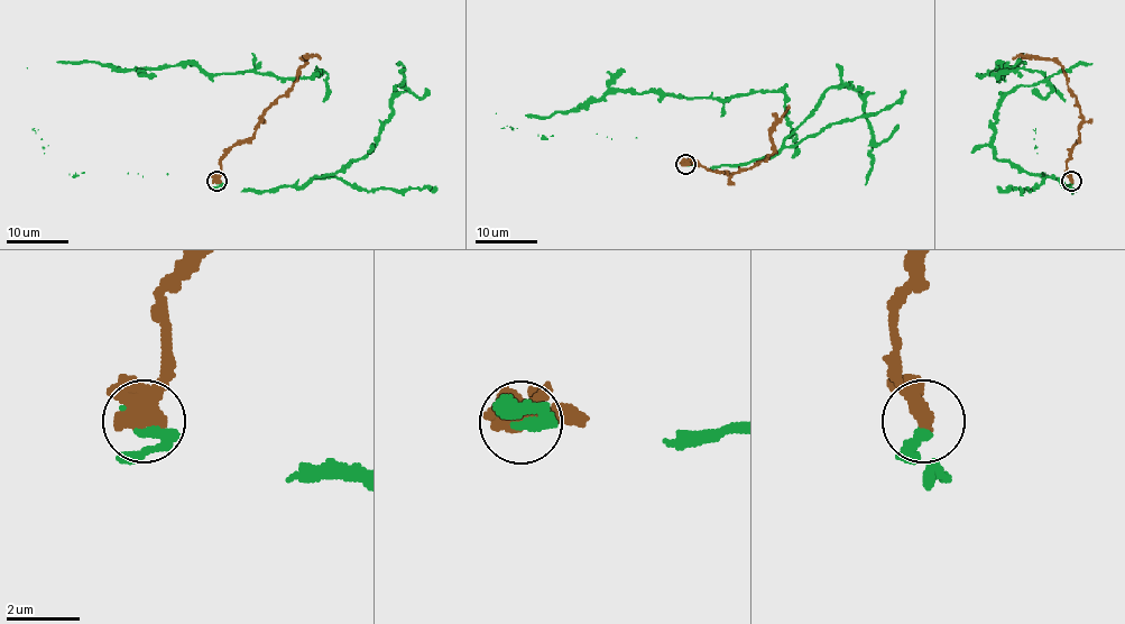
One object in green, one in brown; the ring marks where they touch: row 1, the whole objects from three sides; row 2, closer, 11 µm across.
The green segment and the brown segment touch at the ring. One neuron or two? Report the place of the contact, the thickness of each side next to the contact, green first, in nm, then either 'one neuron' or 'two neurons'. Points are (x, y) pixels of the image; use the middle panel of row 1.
(685, 164) | 340/440 nm | two neurons

